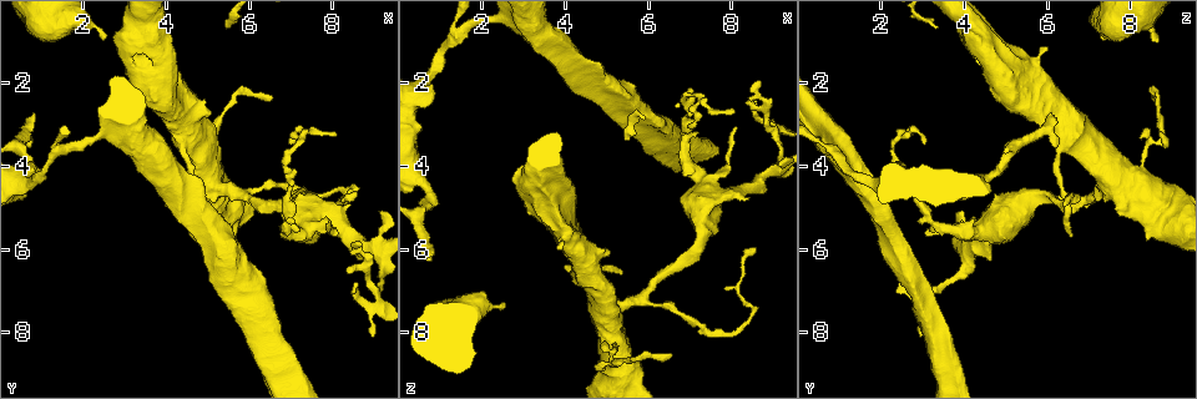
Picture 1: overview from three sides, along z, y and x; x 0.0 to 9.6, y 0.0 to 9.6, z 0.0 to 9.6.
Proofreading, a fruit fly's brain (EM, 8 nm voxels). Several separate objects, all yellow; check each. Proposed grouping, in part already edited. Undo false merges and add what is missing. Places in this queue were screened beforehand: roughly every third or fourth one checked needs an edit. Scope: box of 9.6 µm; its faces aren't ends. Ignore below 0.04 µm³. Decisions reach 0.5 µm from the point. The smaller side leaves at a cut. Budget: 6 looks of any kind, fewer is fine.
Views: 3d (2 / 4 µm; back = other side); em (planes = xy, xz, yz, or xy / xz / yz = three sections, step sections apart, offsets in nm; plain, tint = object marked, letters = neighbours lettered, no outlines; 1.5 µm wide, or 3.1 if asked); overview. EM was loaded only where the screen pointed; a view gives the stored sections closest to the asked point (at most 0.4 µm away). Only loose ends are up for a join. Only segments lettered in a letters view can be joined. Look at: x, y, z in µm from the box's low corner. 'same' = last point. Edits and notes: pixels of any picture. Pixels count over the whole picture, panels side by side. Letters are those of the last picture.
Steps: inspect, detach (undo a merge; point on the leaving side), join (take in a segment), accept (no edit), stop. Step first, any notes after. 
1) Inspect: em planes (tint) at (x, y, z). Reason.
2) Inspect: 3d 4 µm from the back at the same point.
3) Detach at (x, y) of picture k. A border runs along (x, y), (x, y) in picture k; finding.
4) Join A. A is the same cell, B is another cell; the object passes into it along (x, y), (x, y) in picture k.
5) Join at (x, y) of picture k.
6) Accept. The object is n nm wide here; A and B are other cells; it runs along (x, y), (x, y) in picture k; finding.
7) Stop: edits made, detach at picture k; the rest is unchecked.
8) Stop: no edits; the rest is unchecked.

Inspect: 3d 4 µm at (5.10, 4.55, 7.55). Thick turns thin.

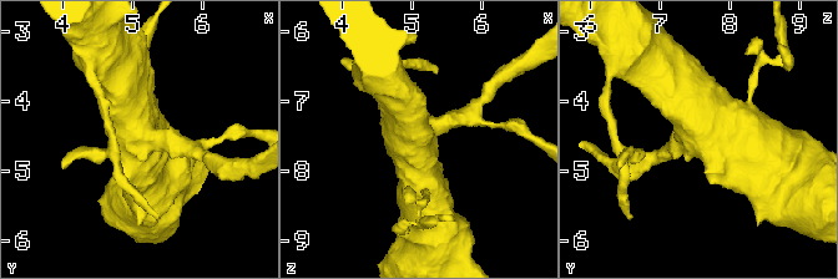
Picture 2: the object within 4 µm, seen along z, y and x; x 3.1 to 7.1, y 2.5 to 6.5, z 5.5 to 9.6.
Inspect: em xz step 8 (tint) at (5.20, 4.55, 7.55). Shape alone is not enough.

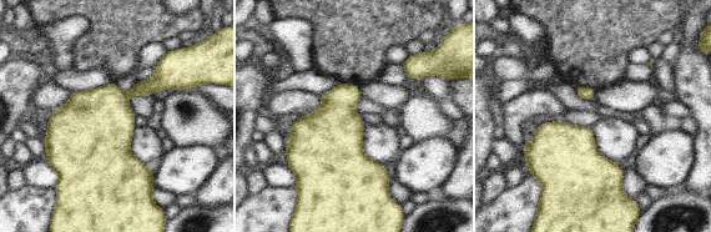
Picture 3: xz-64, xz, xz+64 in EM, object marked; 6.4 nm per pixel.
Inspect: em planes (letters) at the same point.

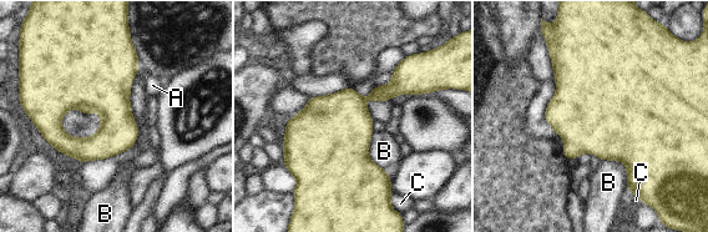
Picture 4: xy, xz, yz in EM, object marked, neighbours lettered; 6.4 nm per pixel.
Accept. The longest contact is with B, 280 nm; A, B and C are other cells; a border runs along (601, 160), (626, 166), (630, 191) in picture 4; one neuron here.

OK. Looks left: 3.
Inspect: 3d 2 µm at (8.05, 3.25, 2.70). Thin end.

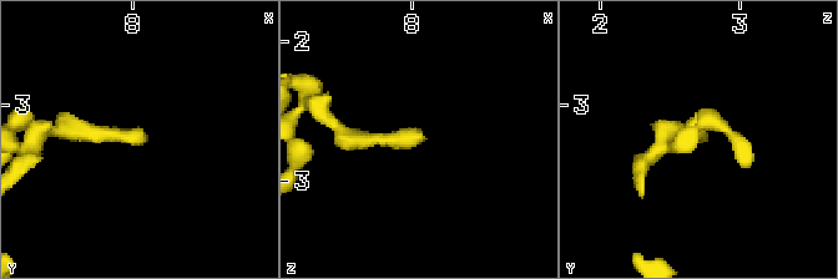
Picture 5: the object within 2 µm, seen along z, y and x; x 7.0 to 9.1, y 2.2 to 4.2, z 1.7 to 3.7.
Inspect: em planes (letters) at (8.08, 3.22, 2.72). Now the EM.

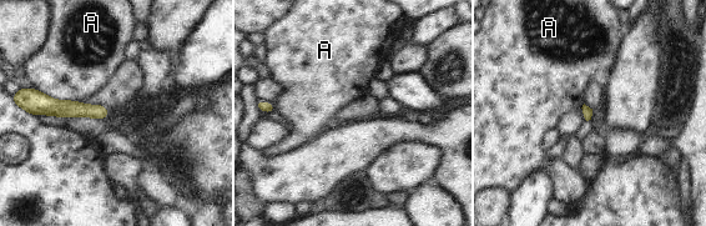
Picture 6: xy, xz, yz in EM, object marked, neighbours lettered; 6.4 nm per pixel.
Accept. A is another cell; a border runs along (31, 86), (59, 100), (79, 101) in picture 6; none of them fits.

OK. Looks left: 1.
Inspect: em planes (letters) at (2.40, 0.95, 7.45). Free end.

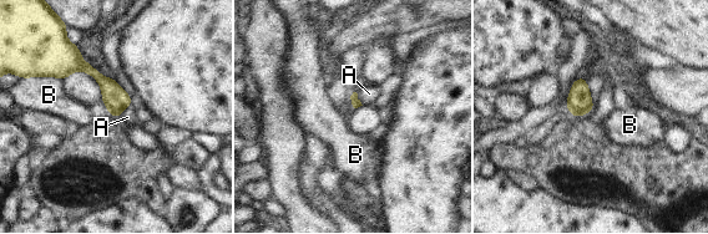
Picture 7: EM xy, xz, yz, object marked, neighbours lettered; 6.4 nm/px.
Join A. The longest contact is with B, 240 nm; A is the same cell, B is another cell; the neuron continues.

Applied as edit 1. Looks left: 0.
Stop: edits made, join at picture 7; the rest is unchecked.

